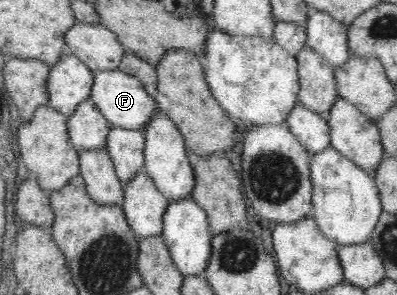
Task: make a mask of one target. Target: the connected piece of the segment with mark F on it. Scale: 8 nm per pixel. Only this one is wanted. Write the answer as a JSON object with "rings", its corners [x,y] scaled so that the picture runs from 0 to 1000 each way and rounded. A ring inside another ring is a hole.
{"rings":[[[302,234],[242,237],[234,247],[237,281],[227,302],[229,342],[247,359],[247,376],[272,403],[282,427],[317,437],[358,441],[380,383],[398,363],[398,346],[378,325],[348,264],[312,247]]]}

